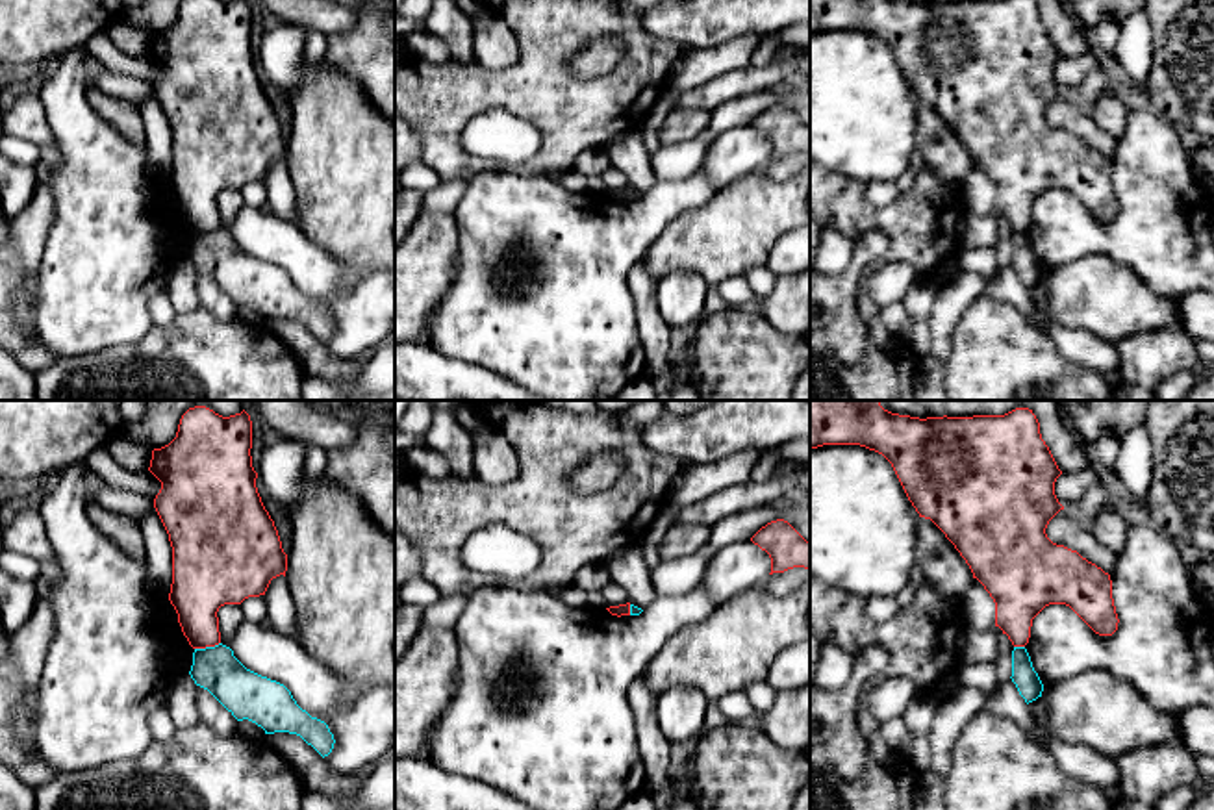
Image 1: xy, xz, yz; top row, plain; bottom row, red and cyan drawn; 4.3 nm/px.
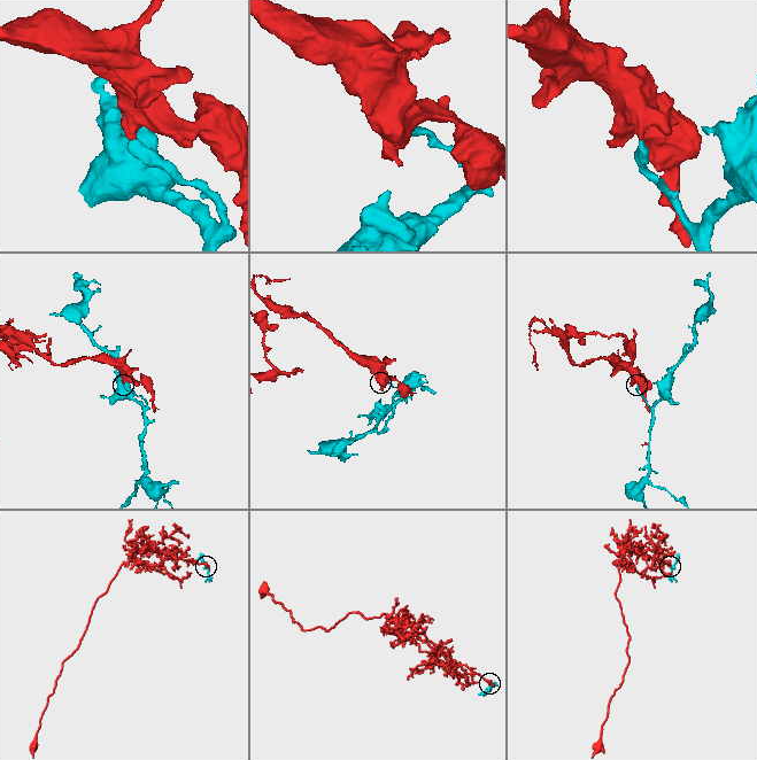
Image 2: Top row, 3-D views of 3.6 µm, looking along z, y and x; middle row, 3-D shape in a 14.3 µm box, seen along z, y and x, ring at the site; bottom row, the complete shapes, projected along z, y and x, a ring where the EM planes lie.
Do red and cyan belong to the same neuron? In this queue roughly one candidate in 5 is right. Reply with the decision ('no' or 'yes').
no

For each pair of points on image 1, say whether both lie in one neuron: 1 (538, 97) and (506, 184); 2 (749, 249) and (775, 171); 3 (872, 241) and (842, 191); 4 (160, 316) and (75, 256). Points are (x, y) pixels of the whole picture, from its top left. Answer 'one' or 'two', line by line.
1: two
2: two
3: two
4: two

